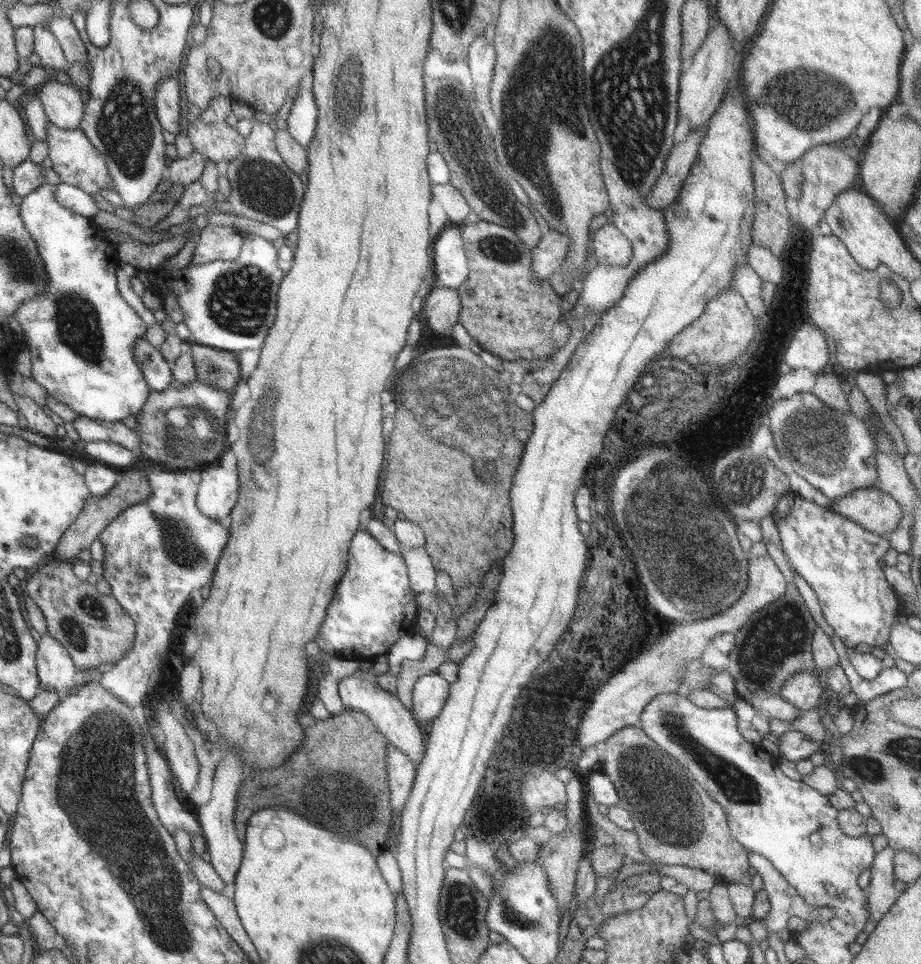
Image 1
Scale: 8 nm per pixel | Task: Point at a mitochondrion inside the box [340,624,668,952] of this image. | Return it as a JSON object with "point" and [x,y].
{"point":[461,914]}

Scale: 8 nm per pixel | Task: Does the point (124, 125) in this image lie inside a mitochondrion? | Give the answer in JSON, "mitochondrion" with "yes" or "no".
{"mitochondrion":"yes"}

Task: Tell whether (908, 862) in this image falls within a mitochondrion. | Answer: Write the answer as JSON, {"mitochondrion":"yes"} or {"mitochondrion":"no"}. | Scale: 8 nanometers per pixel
{"mitochondrion":"no"}

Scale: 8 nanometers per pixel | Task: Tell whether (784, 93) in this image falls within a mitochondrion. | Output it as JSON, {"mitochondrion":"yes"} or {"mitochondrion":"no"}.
{"mitochondrion":"yes"}

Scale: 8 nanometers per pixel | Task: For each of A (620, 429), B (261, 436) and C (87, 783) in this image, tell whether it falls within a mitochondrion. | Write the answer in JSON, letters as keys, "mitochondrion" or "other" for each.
{"A":"other","B":"mitochondrion","C":"mitochondrion"}

